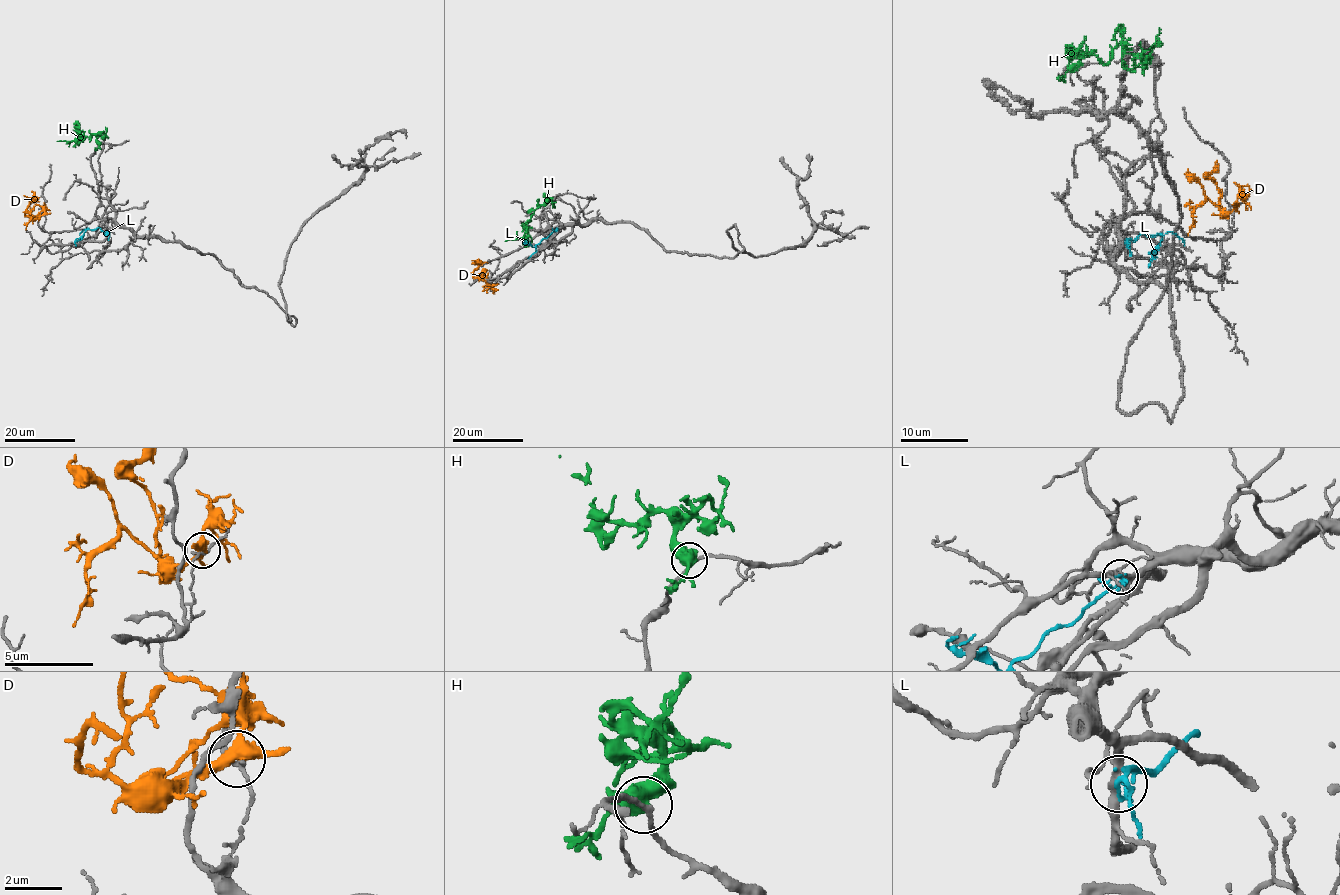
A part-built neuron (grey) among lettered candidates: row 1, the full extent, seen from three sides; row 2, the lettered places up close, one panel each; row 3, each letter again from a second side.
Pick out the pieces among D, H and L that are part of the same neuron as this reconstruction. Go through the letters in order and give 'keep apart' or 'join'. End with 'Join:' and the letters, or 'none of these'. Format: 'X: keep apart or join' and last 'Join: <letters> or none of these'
D: keep apart
H: keep apart
L: keep apart
Join: none of these

